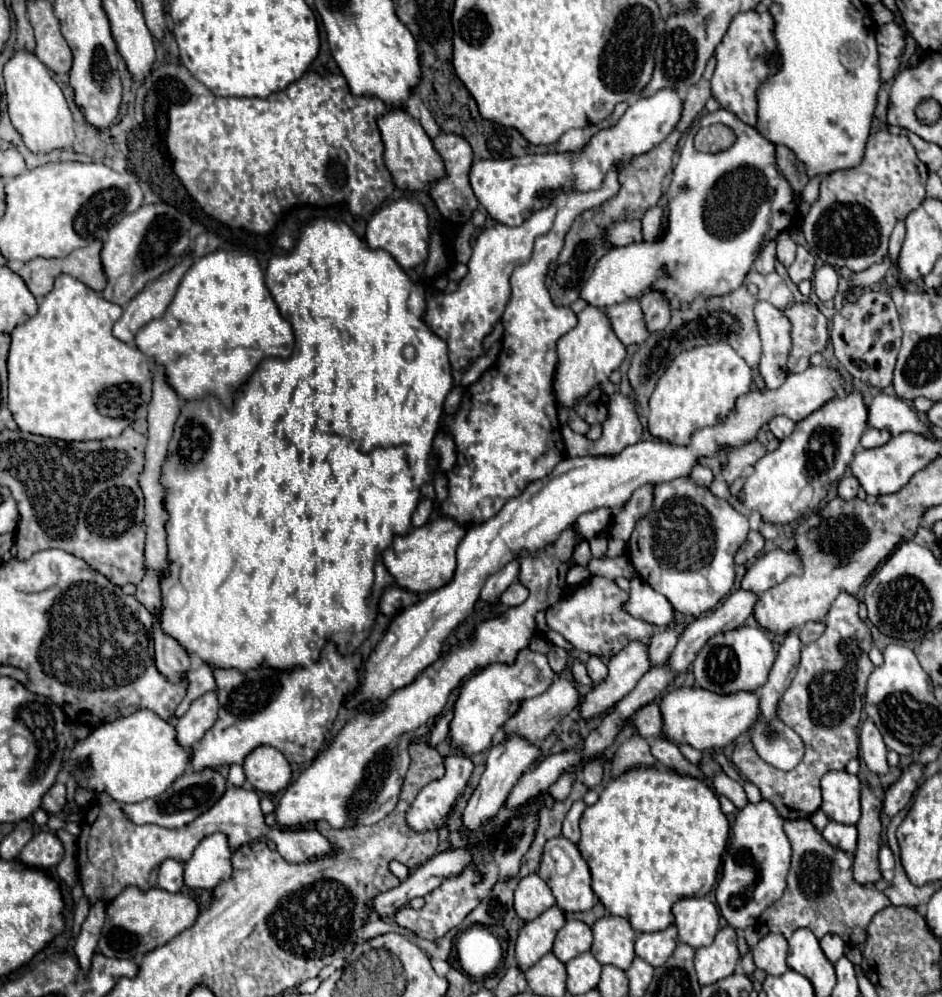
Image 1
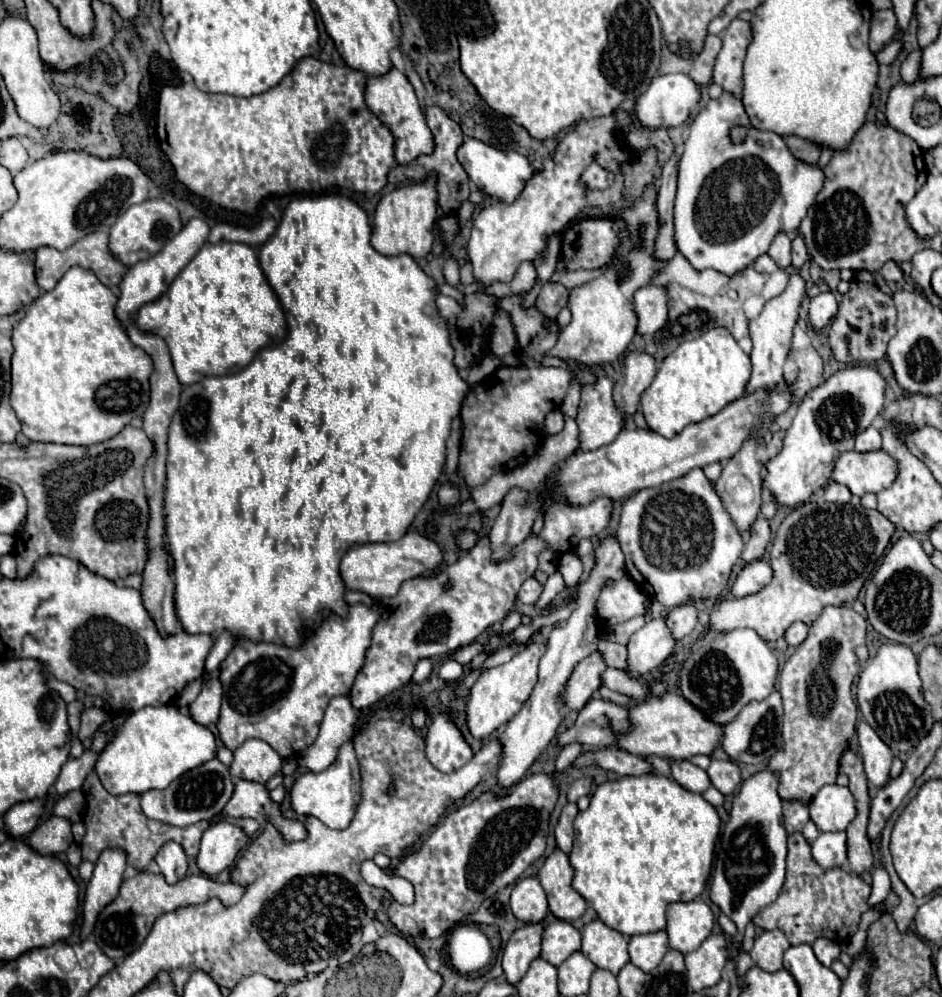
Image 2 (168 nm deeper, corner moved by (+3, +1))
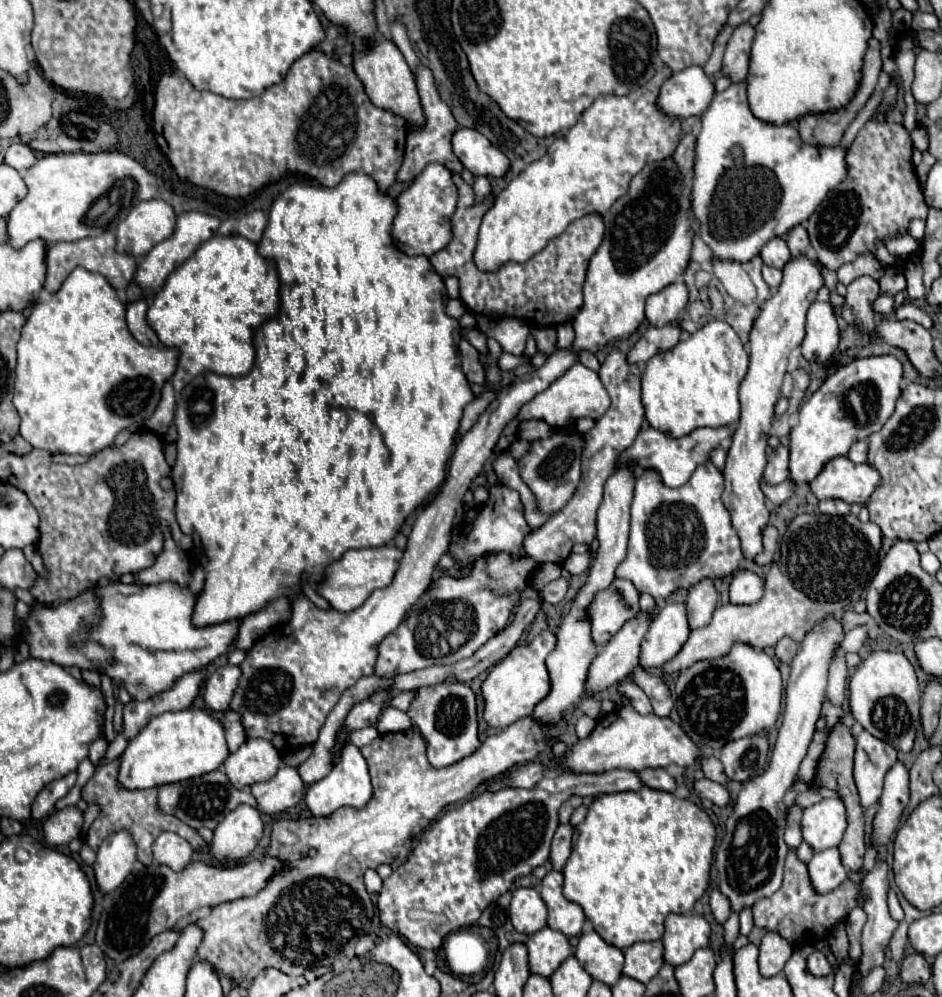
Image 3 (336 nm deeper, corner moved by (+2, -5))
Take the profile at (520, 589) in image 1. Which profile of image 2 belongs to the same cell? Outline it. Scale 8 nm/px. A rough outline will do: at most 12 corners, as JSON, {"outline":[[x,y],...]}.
{"outline":[[535,578],[523,582],[517,600],[535,604],[543,586]]}

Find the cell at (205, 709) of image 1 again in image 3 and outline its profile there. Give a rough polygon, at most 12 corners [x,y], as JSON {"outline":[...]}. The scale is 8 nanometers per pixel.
{"outline":[[226,664],[206,680],[206,706],[224,712],[238,688],[240,666]]}

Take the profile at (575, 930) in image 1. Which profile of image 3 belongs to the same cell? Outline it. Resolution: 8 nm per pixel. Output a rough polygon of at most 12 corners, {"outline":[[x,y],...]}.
{"outline":[[548,926],[528,936],[530,972],[546,978],[572,954]]}

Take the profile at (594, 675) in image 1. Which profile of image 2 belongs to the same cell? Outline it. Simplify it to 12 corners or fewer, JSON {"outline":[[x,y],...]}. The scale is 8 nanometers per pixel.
{"outline":[[607,668],[601,682],[609,690],[629,694],[645,696],[641,684],[623,670]]}

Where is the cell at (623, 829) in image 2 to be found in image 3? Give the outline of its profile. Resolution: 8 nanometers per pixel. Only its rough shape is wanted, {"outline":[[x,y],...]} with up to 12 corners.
{"outline":[[602,794],[562,870],[604,942],[660,940],[706,892],[716,828]]}

